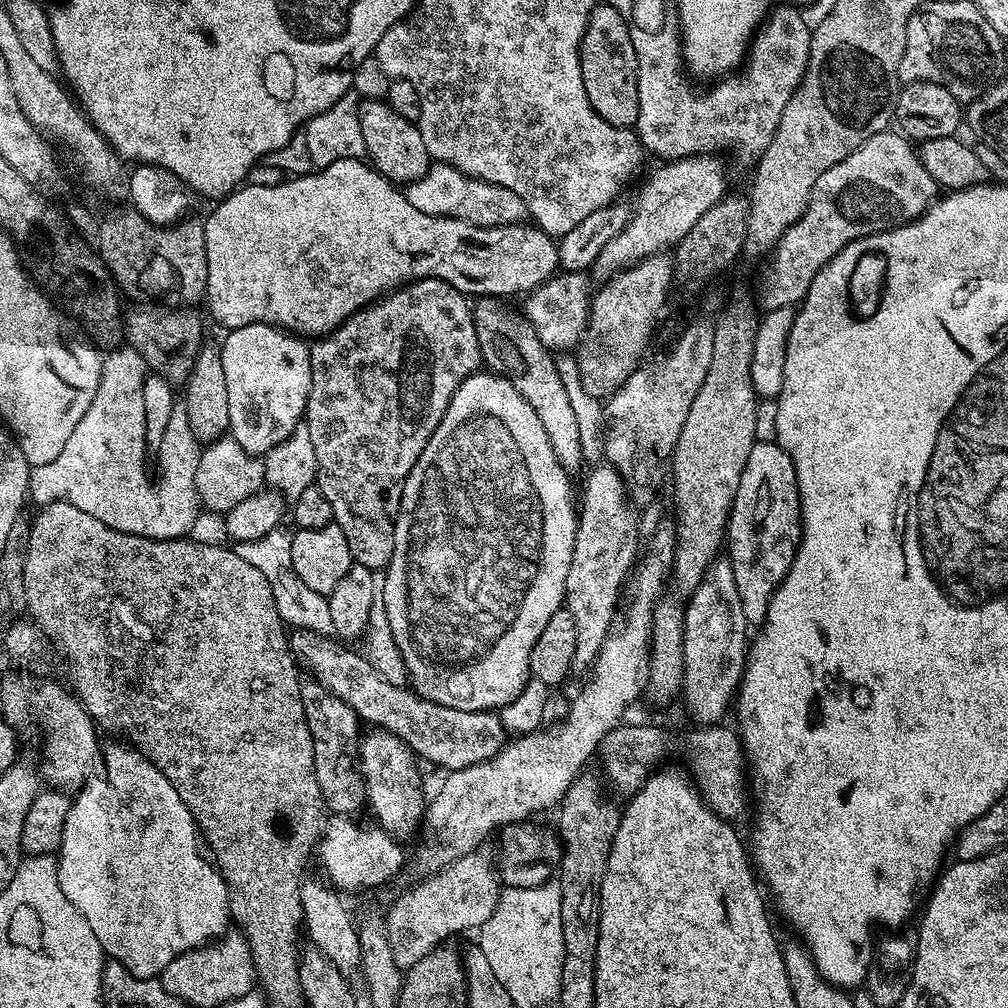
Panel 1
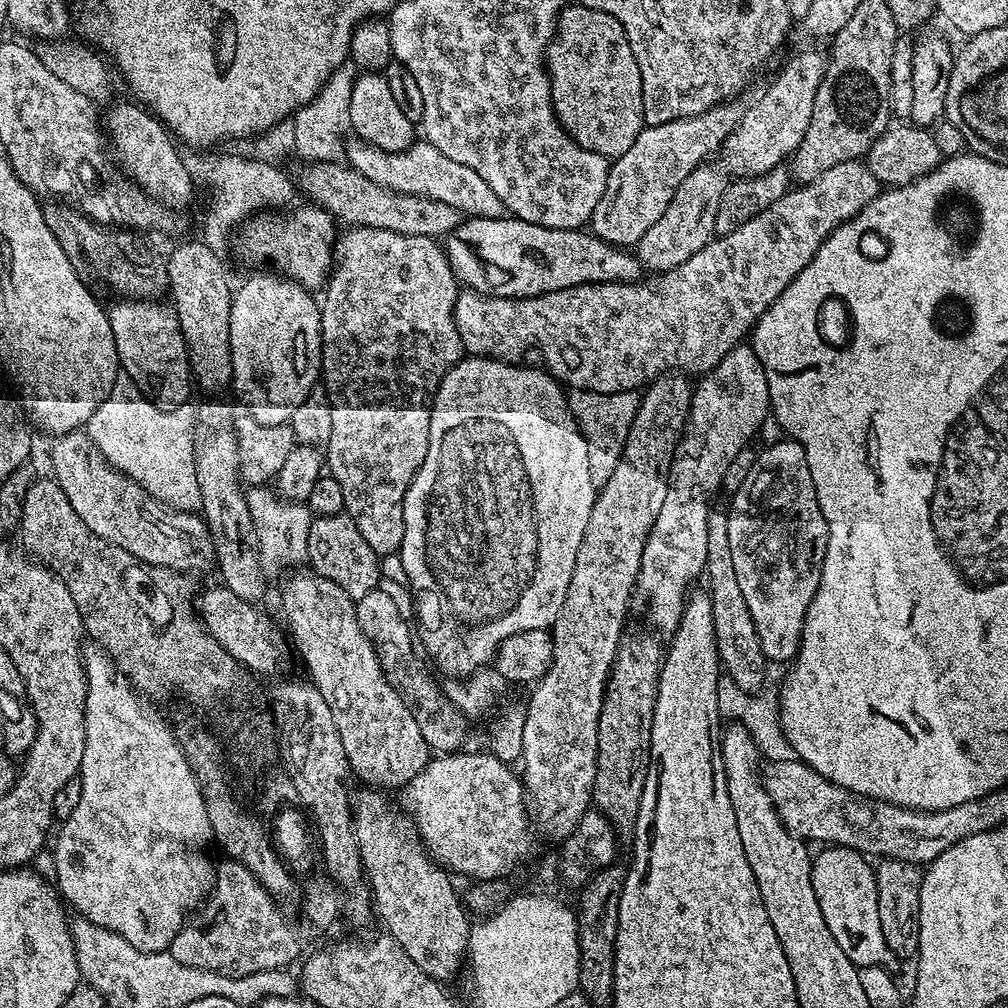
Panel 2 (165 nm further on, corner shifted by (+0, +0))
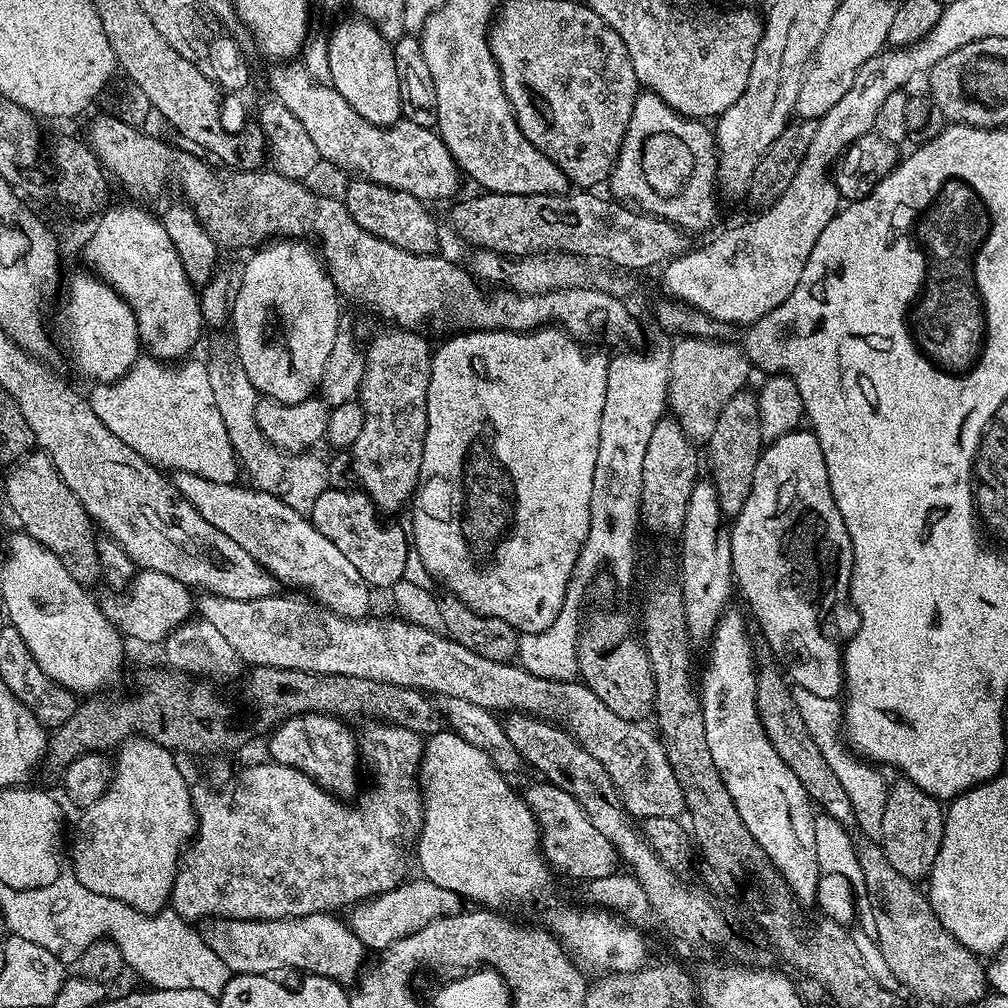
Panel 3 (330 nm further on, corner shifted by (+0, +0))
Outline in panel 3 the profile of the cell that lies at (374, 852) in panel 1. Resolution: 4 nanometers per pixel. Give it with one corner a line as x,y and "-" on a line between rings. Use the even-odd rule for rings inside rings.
547,782
532,784
523,789
522,795
528,803
528,809
536,815
540,826
540,851
553,873
572,880
587,882
606,878
618,872
618,857
612,843
594,827
594,822
586,818
586,810
566,790

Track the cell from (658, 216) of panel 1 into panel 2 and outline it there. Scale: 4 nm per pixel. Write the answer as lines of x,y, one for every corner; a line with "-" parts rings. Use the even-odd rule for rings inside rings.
800,52
780,73
776,81
765,87
762,98
746,110
742,122
734,126
734,130
722,145
723,167
733,177
761,176
771,168
779,168
791,157
806,134
806,126
810,126
810,114
814,114
814,94
818,94
818,86
824,77
825,53

